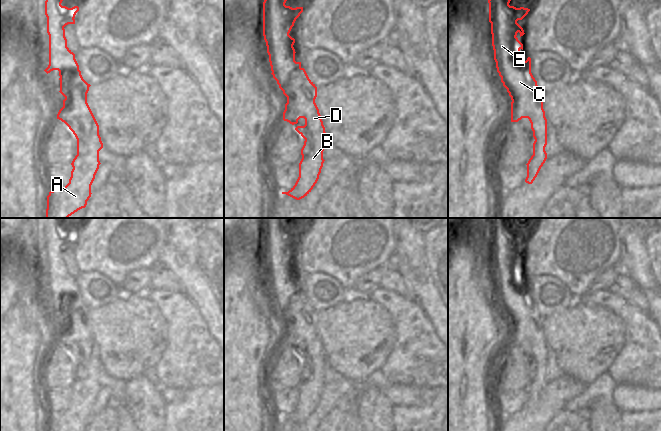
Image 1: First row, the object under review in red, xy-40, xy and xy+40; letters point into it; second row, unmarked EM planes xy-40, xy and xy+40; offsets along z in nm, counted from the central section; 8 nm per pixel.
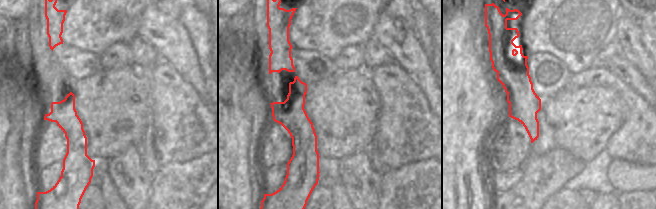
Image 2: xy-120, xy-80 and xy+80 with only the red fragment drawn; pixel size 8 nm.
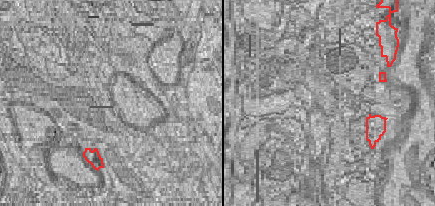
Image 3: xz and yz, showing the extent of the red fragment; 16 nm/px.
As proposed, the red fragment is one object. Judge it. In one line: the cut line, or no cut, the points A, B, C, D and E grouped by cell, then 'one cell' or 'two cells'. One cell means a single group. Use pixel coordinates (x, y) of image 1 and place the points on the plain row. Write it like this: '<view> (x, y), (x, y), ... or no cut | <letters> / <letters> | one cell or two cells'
no cut | A B C D E | one cell

